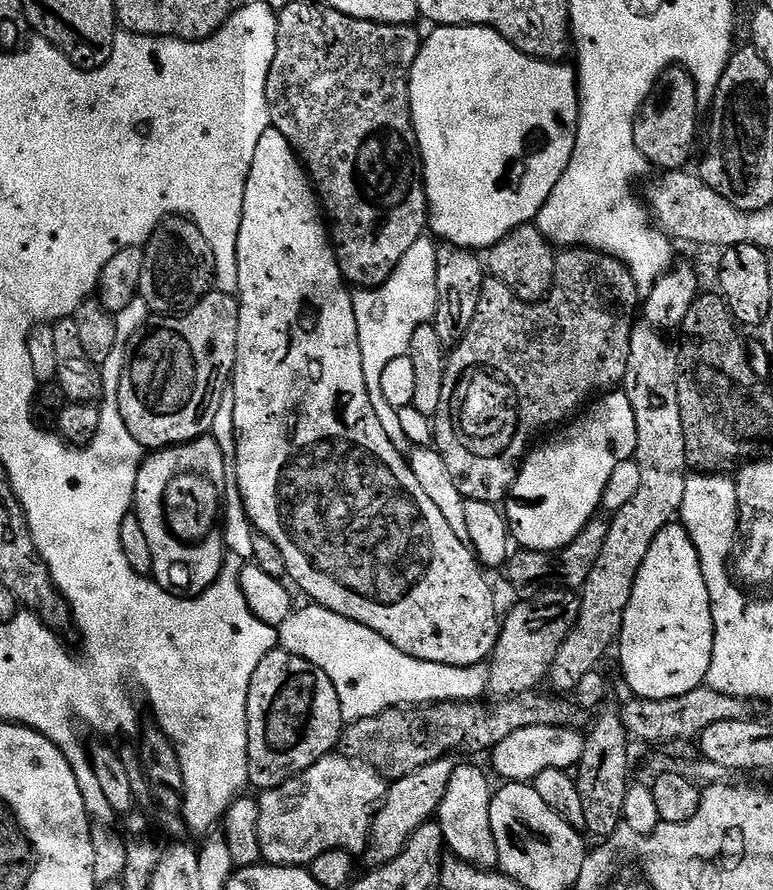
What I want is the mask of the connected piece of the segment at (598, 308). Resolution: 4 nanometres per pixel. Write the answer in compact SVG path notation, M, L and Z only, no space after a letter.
M569 248L557 255L556 278L552 291L543 300L514 302L514 297L516 295L501 280L485 279L482 298L478 298L478 310L474 313L474 322L470 322L470 330L466 330L466 338L462 338L462 342L455 345L447 357L442 382L442 403L438 406L438 414L434 418L434 447L442 454L442 462L446 462L450 470L450 478L454 478L454 486L458 486L465 500L477 500L497 506L507 501L508 493L511 492L516 481L516 474L524 463L524 457L530 451L530 445L533 443L532 435L535 432L571 421L593 398L599 397L601 393L619 389L623 385L630 358L632 328L636 324L638 309L642 304L642 293L634 282L631 270L618 258L607 256L604 252L596 252L592 248Z

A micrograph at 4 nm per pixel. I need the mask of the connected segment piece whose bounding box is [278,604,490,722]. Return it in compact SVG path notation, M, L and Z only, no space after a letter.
M308 604L308 607L300 610L297 609L288 616L286 622L279 625L278 632L280 632L279 643L281 647L286 652L298 654L299 657L306 658L310 661L312 665L318 666L319 669L330 678L331 682L334 683L335 690L338 691L338 698L340 705L342 706L343 718L346 722L351 722L353 720L361 720L366 717L374 717L378 713L386 711L388 708L394 707L413 707L413 706L423 706L425 704L443 704L445 702L459 702L462 700L471 700L473 702L479 701L481 699L480 695L485 695L488 692L488 673L490 671L489 665L487 663L475 664L469 668L462 667L452 667L446 666L442 663L426 662L422 659L416 659L412 655L404 654L396 646L390 645L390 642L382 638L380 634L374 633L374 630L370 630L369 627L362 626L361 623L354 622L352 619L344 618L340 614L334 614L329 608L324 608L317 604Z

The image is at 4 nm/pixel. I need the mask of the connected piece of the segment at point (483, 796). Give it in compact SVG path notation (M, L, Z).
M461 763L452 772L446 790L446 798L442 798L438 823L447 851L457 860L465 860L470 866L481 870L500 868L500 851L494 842L492 829L492 797L493 785L488 785L488 776L480 768L472 764Z

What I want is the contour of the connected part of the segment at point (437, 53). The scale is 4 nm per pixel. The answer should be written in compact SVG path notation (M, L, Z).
M436 26L431 31L429 36L423 37L420 53L410 74L410 106L412 107L416 141L420 147L420 158L424 169L424 189L428 195L430 232L433 237L439 238L445 245L454 248L487 250L502 238L506 238L506 234L510 234L515 228L535 221L542 206L550 198L554 186L558 186L558 178L562 178L566 166L570 166L570 158L574 154L574 146L578 138L578 122L580 121L580 86L576 69L568 62L536 60L532 56L522 54L513 44L506 42L506 38L502 38L502 34L498 34L493 28Z

